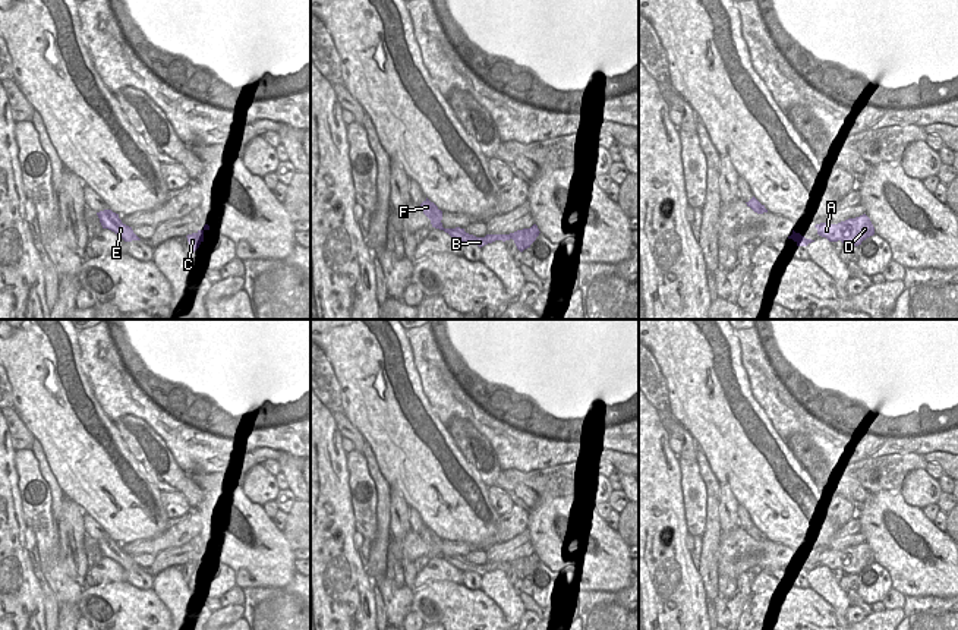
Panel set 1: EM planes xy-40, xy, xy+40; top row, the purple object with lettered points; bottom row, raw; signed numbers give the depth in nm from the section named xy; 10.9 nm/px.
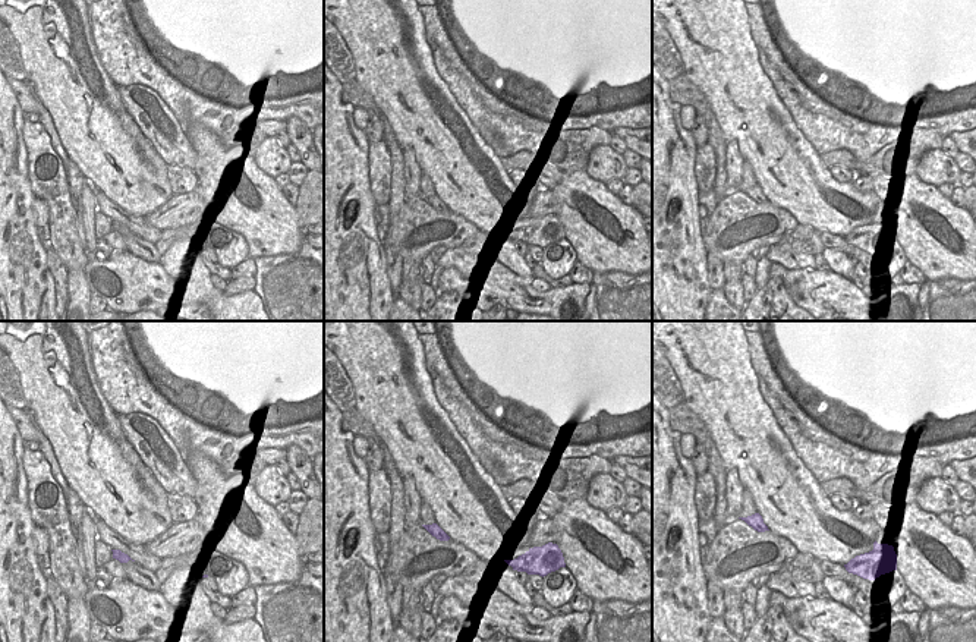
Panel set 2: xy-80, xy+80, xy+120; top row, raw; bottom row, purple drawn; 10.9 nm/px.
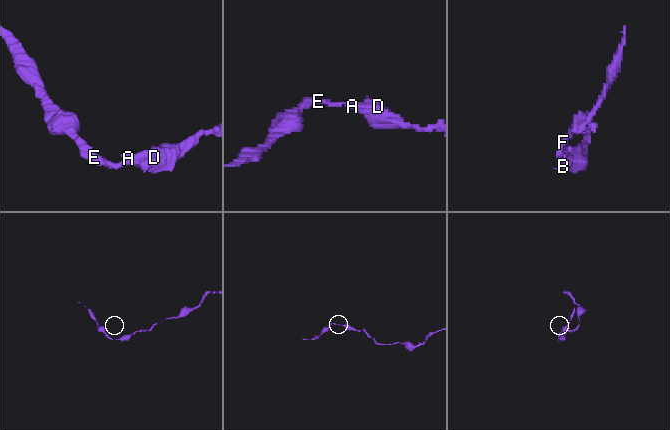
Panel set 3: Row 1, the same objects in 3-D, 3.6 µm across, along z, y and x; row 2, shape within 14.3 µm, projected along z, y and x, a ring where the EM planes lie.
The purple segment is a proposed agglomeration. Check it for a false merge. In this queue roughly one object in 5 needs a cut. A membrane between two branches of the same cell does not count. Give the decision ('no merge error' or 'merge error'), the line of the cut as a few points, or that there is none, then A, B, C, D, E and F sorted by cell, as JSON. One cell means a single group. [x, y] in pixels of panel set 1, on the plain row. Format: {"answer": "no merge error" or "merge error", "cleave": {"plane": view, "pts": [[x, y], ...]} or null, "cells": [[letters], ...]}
{"answer": "no merge error", "cleave": null, "cells": [["A", "B", "C", "D", "E", "F"]]}

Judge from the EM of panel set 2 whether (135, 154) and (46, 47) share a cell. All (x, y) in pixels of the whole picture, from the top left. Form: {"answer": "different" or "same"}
{"answer": "same"}

